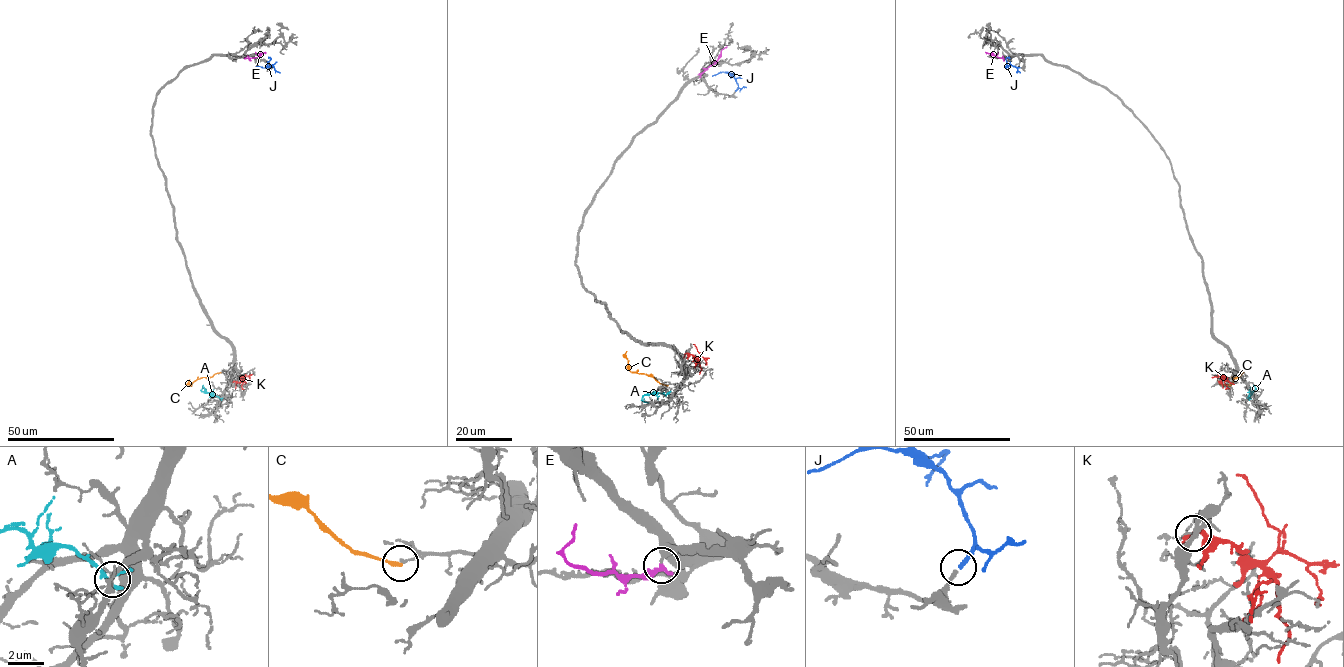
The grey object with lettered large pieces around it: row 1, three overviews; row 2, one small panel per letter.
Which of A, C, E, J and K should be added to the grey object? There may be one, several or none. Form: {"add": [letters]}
{"add": ["J"]}

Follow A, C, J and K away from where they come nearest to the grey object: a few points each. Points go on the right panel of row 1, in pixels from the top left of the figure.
A: (1249, 399), (1255, 389), (1253, 385)
C: (1243, 372), (1234, 377), (1231, 384), (1224, 385), (1217, 379)
J: (1020, 67), (1010, 65), (1005, 67), (1008, 68)
K: (1219, 381), (1222, 377), (1225, 379), (1226, 389)

